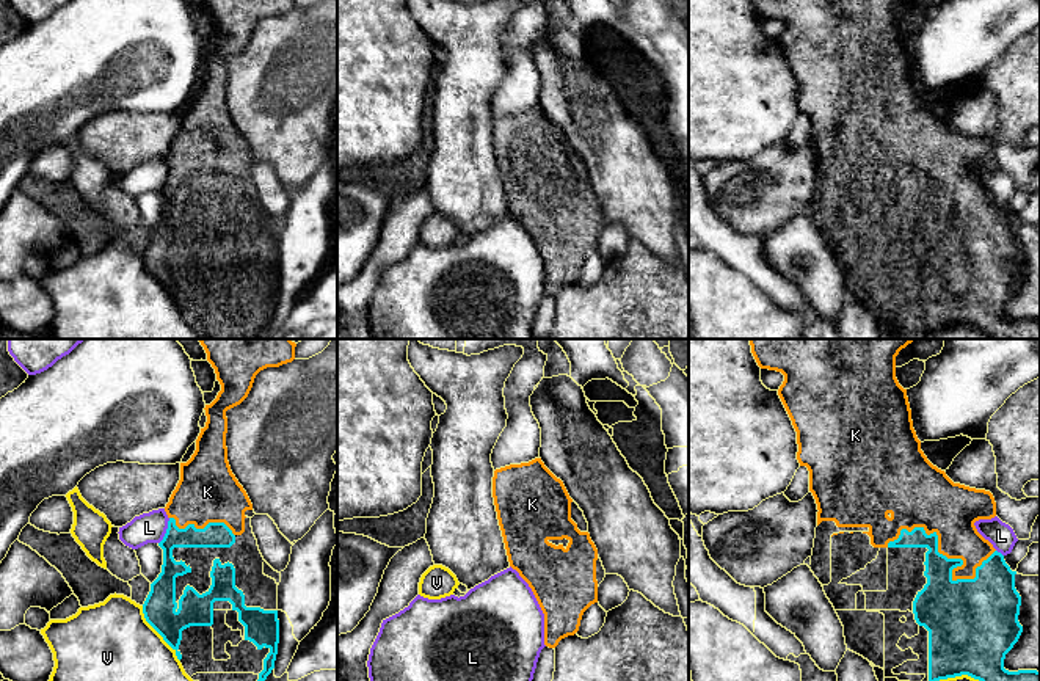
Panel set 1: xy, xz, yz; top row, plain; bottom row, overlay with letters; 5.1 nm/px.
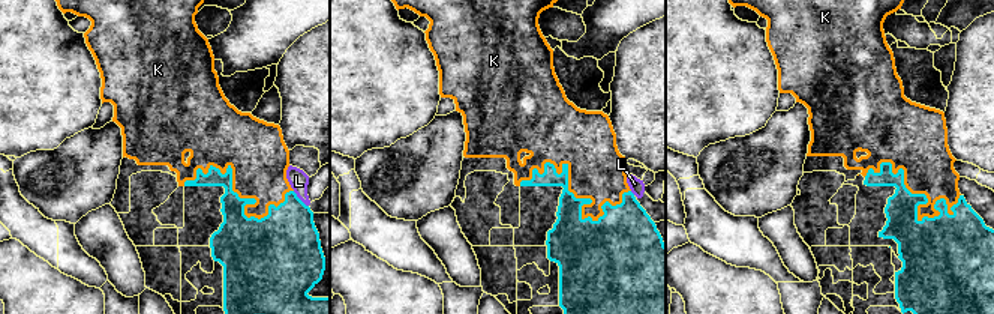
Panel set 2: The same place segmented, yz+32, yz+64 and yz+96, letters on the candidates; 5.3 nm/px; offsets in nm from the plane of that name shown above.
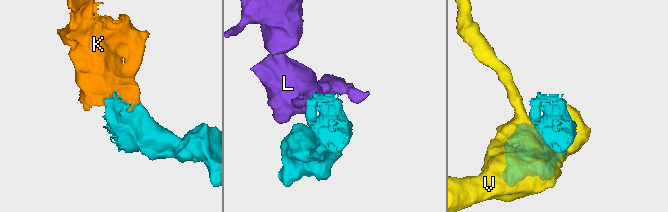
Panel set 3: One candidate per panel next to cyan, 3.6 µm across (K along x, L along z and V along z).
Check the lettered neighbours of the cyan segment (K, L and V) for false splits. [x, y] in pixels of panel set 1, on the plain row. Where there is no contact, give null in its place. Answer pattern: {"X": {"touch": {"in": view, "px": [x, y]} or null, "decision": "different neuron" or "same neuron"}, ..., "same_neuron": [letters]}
{"K": {"touch": {"in": "yz", "px": [951, 207]}, "decision": "same neuron"}, "L": {"touch": {"in": "xy", "px": [167, 179]}, "decision": "different neuron"}, "V": {"touch": {"in": "xy", "px": [159, 281]}, "decision": "different neuron"}, "same_neuron": ["K"]}

